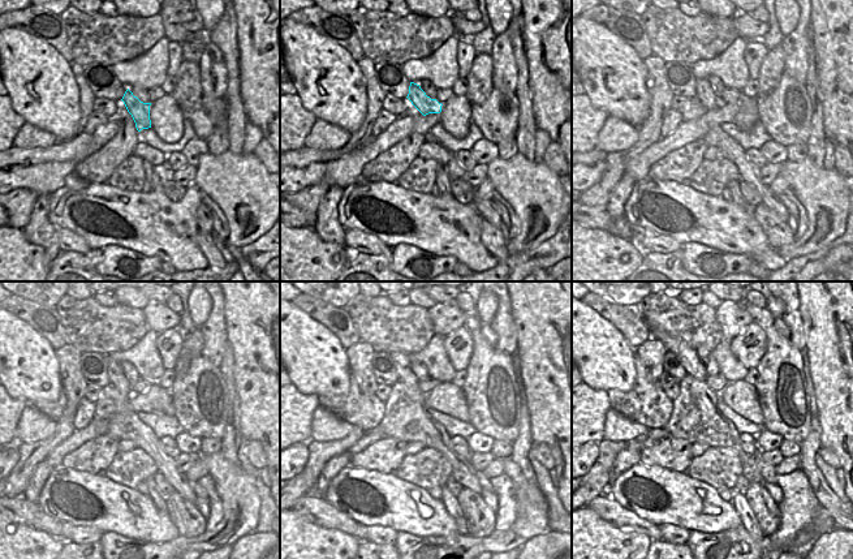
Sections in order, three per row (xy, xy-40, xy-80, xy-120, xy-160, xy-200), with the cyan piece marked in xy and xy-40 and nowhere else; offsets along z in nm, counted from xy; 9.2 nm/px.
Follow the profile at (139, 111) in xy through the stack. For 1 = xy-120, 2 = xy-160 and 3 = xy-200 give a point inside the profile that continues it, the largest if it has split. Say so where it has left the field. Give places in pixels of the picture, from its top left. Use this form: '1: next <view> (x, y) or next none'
1: next xy-120 (117, 379)
2: next xy-160 (404, 369)
3: next xy-200 (688, 356)

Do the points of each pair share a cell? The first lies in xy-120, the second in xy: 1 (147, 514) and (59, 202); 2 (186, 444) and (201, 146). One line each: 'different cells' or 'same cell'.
1: same cell
2: same cell

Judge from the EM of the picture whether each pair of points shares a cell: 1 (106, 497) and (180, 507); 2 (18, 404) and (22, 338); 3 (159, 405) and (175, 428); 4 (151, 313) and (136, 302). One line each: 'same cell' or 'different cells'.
1: different cells
2: different cells
3: different cells
4: different cells

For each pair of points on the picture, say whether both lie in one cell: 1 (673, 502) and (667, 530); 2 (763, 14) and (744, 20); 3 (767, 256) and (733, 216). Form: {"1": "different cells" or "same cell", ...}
{"1": "different cells", "2": "different cells", "3": "same cell"}

